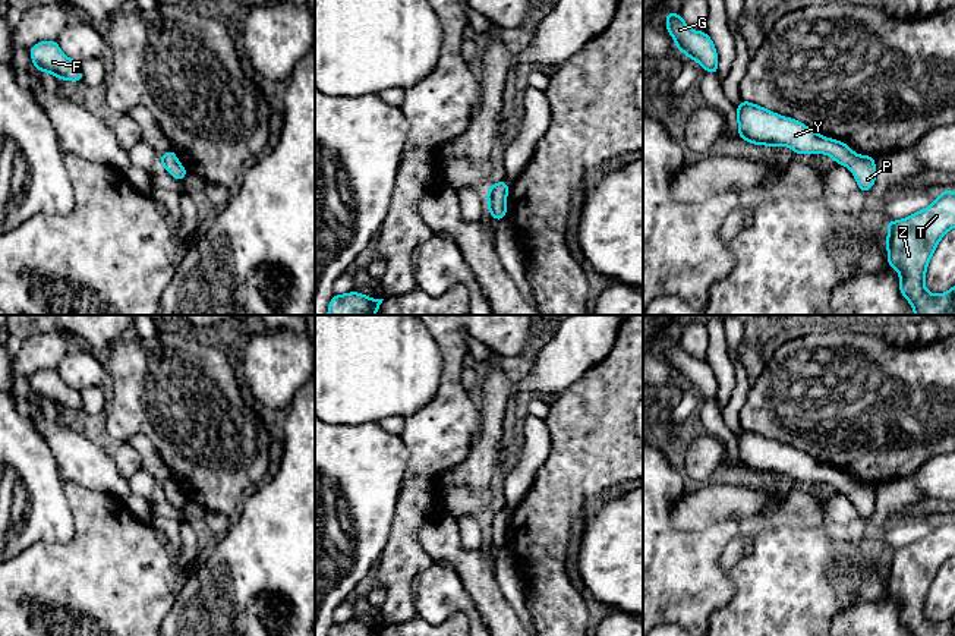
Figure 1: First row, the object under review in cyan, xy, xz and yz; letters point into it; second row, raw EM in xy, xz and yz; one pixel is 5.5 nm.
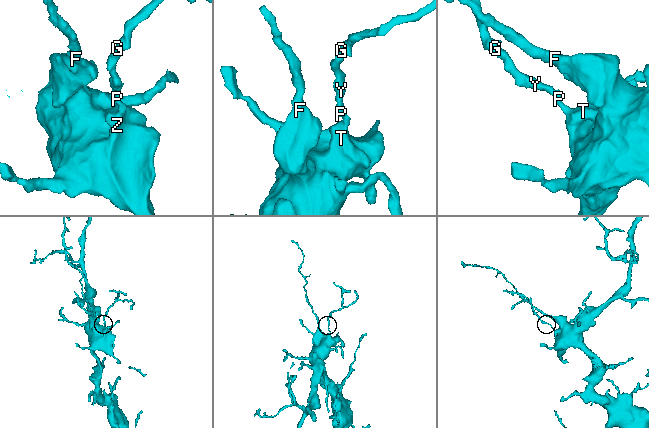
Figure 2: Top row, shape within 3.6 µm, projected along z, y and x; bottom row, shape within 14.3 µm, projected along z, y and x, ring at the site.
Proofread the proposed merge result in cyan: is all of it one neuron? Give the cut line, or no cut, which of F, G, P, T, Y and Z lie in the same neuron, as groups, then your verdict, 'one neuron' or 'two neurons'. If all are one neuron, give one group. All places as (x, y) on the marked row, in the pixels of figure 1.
no cut | F G P T Y Z | one neuron

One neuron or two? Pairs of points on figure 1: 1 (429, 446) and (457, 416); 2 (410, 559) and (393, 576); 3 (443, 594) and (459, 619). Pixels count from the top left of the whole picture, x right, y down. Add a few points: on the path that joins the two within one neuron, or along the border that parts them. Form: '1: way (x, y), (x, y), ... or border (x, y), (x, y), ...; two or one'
1: way (437, 438), (450, 422); one
2: way (406, 563), (397, 572); one
3: border (470, 614), (456, 613), (453, 616); two

